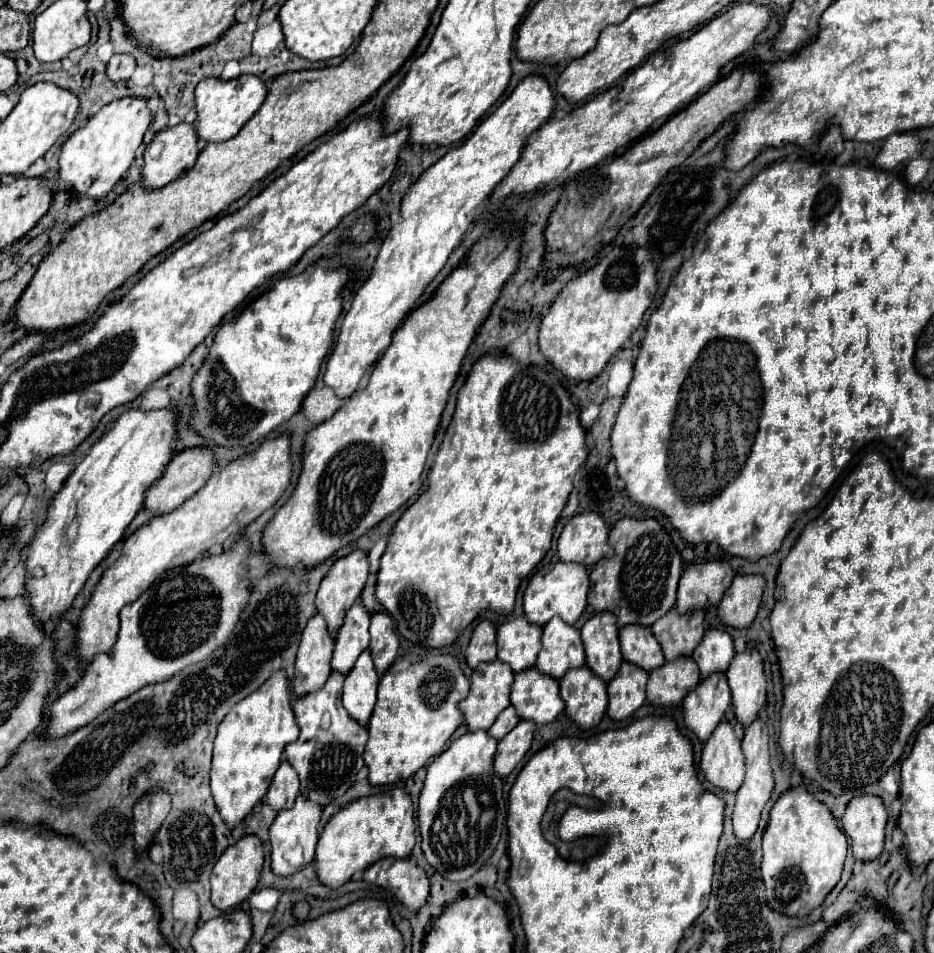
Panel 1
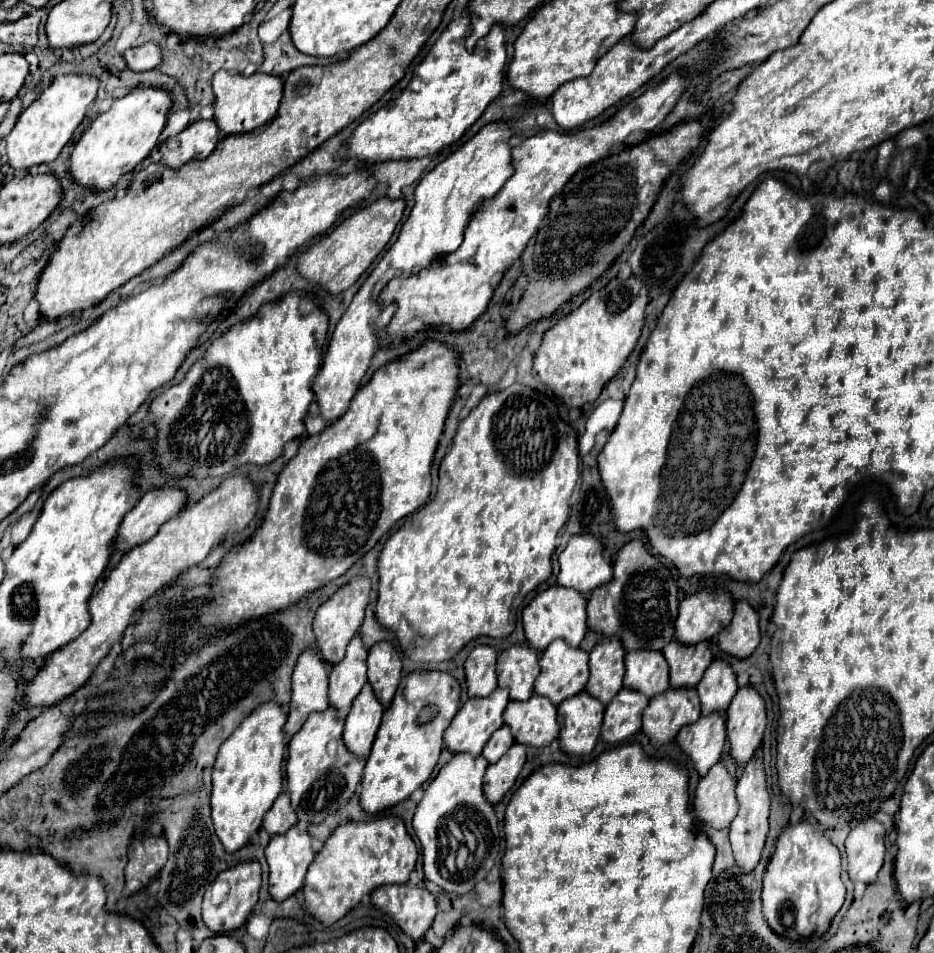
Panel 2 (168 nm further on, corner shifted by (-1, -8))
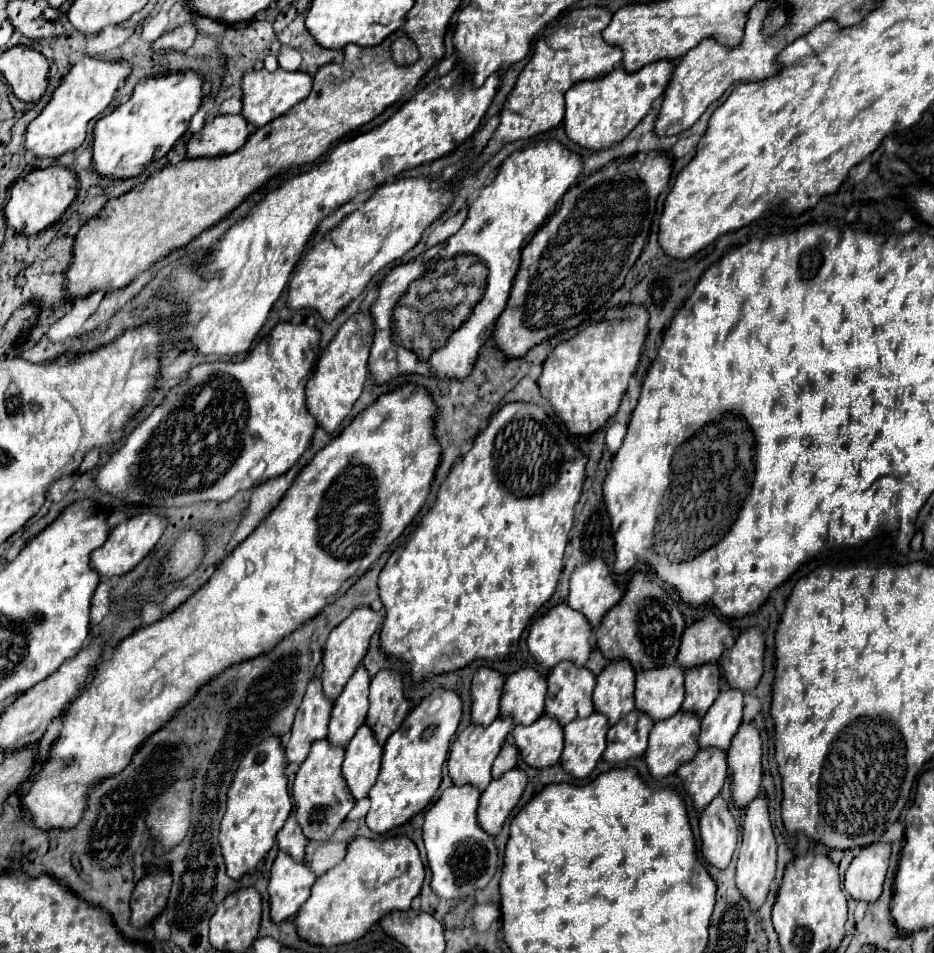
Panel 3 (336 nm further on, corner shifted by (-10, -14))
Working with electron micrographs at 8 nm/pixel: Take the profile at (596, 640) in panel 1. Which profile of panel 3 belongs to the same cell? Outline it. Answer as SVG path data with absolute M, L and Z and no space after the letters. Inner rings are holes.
M615 660L597 676L597 686L593 692L595 712L607 716L609 724L617 724L631 710L635 710L633 702L635 692L635 670L629 660Z

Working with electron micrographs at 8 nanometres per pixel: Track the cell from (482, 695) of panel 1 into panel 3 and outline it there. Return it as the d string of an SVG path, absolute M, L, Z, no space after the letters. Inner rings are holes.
M497 718L491 726L483 728L483 726L467 726L467 730L463 730L457 740L453 742L453 748L451 748L451 754L449 754L449 760L447 760L447 768L449 768L449 776L453 780L453 784L457 786L463 786L463 784L469 784L473 788L479 788L481 792L489 786L489 782L493 780L491 778L491 764L495 760L495 756L499 754L503 742L505 742L505 736L513 730L513 720L509 718Z

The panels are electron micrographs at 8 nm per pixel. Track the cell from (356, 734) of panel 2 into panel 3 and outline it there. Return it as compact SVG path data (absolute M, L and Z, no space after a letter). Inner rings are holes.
M361 726L347 746L341 770L347 788L355 800L365 798L371 786L375 784L379 774L381 754L383 748L377 744L375 734L367 726Z

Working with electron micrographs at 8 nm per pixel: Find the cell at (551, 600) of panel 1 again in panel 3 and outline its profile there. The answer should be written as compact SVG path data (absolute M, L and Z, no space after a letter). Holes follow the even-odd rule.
M563 602L563 604L555 606L553 610L549 610L547 614L543 614L531 626L529 638L527 638L527 648L529 648L529 654L537 660L537 664L541 664L543 668L553 668L563 660L569 660L575 666L585 666L585 662L591 654L589 636L591 636L591 626L589 626L587 618Z

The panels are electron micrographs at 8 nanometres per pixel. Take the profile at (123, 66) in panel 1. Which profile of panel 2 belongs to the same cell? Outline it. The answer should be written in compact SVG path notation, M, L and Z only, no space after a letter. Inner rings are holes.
M152 42L136 46L136 48L128 48L122 56L126 60L126 66L132 72L148 72L148 70L154 70L162 62L160 48Z

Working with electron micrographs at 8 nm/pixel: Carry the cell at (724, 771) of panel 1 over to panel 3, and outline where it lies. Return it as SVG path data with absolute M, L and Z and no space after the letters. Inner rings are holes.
M721 796L703 810L699 828L703 858L715 868L727 868L737 846L737 824Z

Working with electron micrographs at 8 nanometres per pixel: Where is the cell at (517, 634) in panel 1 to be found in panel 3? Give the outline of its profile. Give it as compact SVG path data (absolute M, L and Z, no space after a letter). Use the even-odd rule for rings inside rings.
M523 668L505 680L499 716L513 718L515 724L533 724L543 716L547 682L533 668Z

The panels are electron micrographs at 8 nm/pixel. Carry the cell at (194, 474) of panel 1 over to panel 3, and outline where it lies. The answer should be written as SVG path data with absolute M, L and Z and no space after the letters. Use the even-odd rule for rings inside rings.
M141 514L141 516L133 516L133 518L125 520L123 524L119 524L117 528L113 528L109 532L109 538L107 538L107 542L101 548L97 548L95 552L91 552L91 568L99 574L101 580L127 574L157 544L157 540L161 538L161 534L165 532L165 526L167 526L167 520L159 518L155 514Z

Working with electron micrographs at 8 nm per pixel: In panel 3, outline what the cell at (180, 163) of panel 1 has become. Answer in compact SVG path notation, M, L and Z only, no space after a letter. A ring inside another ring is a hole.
M241 114L215 116L213 122L207 122L199 132L199 138L193 138L187 144L191 158L201 156L225 156L239 150L249 138L249 122Z

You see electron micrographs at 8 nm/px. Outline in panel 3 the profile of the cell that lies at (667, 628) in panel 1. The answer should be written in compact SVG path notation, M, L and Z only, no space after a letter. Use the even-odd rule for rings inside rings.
M705 664L701 668L693 668L685 672L685 702L683 712L693 712L697 716L705 716L707 708L717 700L721 692L721 674L717 664Z

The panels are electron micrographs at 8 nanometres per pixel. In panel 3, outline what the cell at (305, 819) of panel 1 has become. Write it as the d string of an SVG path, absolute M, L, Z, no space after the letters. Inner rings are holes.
M279 852L269 880L271 920L275 924L291 920L309 898L313 882L315 874L305 864L299 864L285 856L285 852Z

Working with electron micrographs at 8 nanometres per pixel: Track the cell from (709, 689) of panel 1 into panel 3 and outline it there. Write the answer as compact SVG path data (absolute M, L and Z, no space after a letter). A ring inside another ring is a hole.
M715 748L699 750L699 754L677 770L685 792L693 798L695 810L701 814L719 794L727 778L727 754Z

